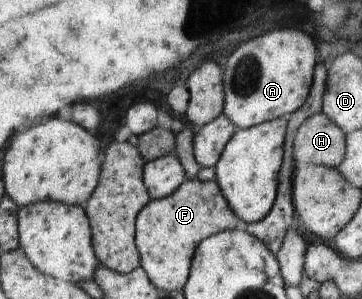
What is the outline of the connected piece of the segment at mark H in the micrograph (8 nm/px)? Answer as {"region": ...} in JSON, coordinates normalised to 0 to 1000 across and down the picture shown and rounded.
{"region":[[[895,378],[859,388],[823,435],[809,475],[820,548],[931,559],[956,515],[956,448]]]}

